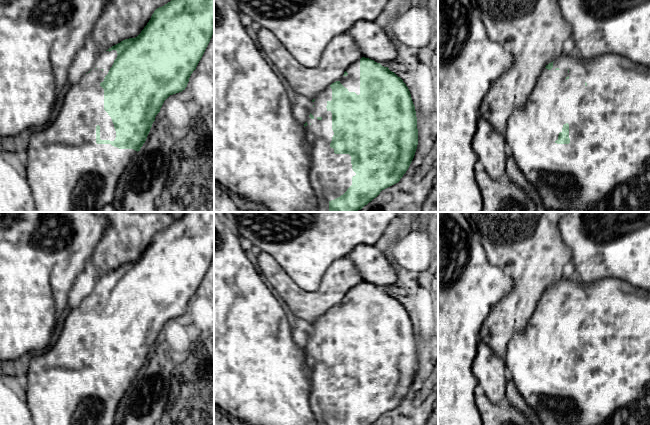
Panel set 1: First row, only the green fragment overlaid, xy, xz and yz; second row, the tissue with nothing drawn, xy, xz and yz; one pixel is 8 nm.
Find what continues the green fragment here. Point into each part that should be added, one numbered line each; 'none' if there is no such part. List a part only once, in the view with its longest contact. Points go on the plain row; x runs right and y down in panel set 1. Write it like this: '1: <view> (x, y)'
1: xy (64, 387)

